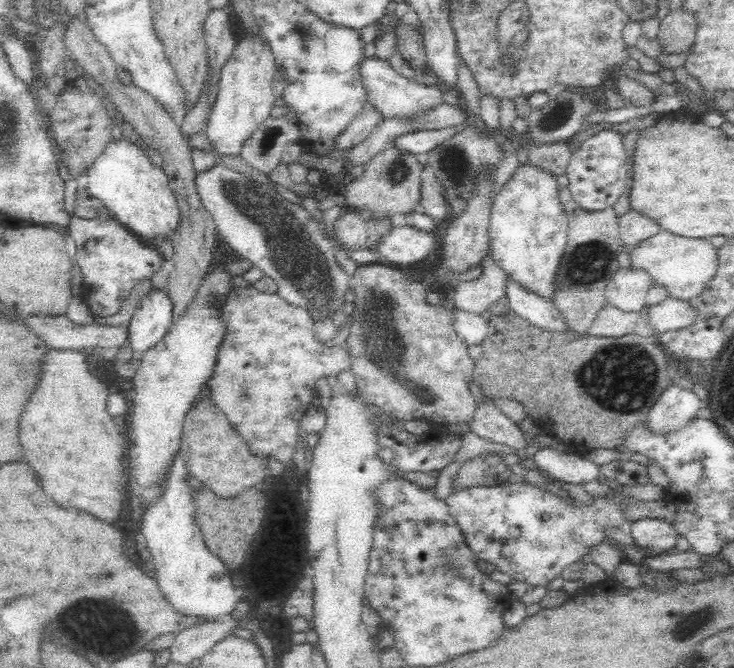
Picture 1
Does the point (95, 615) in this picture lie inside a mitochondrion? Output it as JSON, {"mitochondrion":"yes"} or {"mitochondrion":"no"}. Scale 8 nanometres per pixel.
{"mitochondrion":"yes"}

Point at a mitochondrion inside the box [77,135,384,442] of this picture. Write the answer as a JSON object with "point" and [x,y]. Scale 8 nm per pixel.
{"point":[293,254]}

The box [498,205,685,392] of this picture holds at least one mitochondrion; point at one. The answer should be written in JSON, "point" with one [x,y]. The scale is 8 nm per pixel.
{"point":[584,268]}

